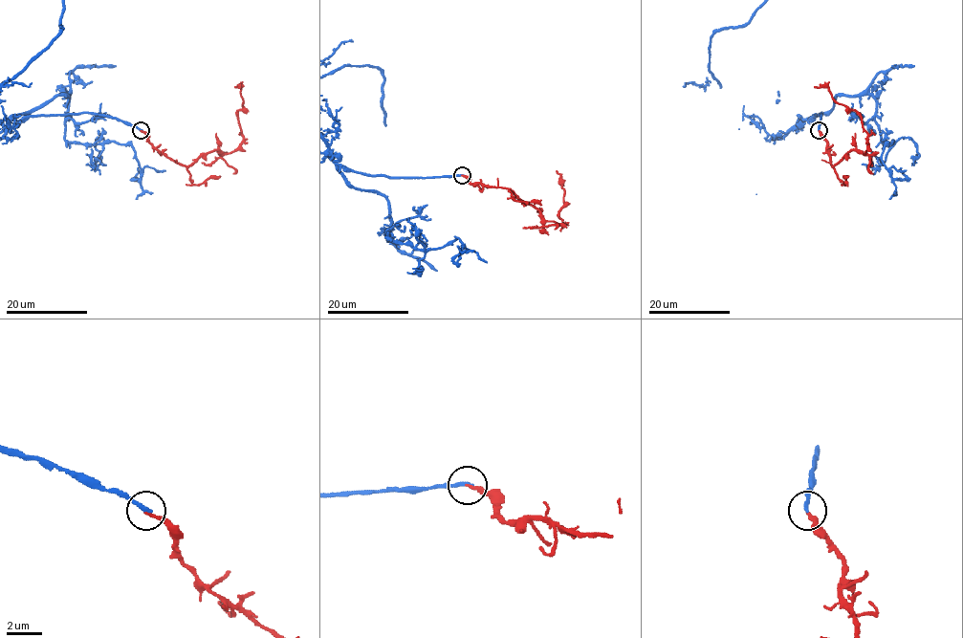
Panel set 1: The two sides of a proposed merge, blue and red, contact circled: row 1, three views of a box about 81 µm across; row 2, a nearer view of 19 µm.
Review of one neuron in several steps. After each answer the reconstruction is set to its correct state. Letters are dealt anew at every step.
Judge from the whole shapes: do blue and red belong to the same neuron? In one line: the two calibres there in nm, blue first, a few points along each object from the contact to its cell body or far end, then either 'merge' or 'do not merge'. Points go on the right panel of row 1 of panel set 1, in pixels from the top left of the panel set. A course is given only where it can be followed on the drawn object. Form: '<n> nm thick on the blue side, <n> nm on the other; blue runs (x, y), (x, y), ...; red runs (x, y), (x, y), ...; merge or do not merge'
240 nm thick on the blue side, 170 nm on the other; red runs (819, 130), (833, 165), (850, 150), (864, 154), (867, 149), (861, 116), (837, 101), (827, 88), (814, 86); merge

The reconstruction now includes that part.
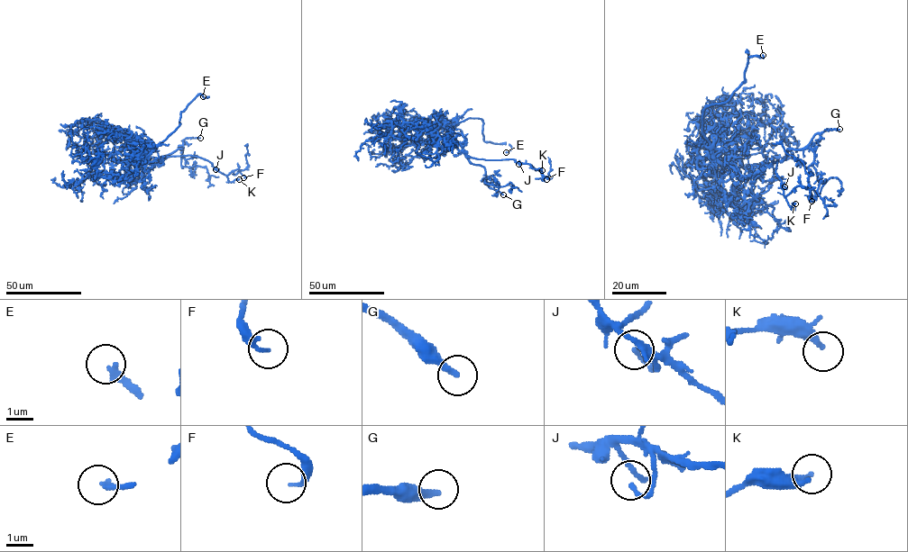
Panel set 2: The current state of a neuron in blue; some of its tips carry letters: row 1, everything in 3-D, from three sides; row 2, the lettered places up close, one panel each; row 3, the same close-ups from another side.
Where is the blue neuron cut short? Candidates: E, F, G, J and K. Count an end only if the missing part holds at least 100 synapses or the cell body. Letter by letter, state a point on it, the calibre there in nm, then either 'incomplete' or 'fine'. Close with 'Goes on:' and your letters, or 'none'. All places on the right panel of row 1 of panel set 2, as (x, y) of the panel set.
E: at (763, 55); 220 nm thick; incomplete
F: at (811, 201); 130 nm thick; fine
G: at (839, 129); 280 nm thick; incomplete
J: at (784, 186); 140 nm thick; fine
K: at (795, 203); 190 nm thick; fine
Goes on: E, G

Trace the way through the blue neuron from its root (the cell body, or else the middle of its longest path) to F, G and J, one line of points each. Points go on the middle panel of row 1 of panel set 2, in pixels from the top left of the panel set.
F: (451, 134), (466, 155), (485, 159), (513, 158), (530, 164), (546, 179)
G: (451, 134), (466, 158), (484, 168), (486, 184), (503, 194)
J: (451, 134), (463, 153), (471, 157), (513, 158), (518, 164)

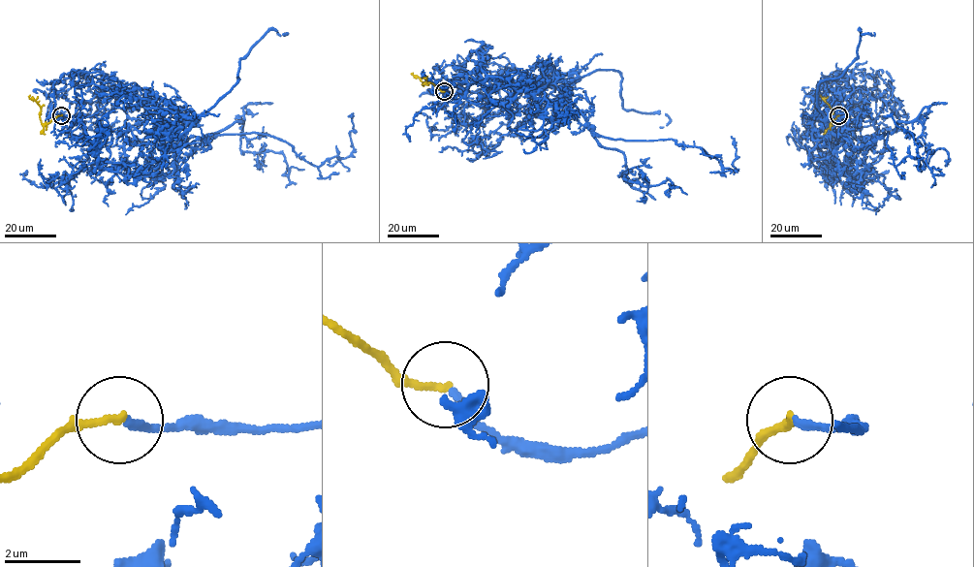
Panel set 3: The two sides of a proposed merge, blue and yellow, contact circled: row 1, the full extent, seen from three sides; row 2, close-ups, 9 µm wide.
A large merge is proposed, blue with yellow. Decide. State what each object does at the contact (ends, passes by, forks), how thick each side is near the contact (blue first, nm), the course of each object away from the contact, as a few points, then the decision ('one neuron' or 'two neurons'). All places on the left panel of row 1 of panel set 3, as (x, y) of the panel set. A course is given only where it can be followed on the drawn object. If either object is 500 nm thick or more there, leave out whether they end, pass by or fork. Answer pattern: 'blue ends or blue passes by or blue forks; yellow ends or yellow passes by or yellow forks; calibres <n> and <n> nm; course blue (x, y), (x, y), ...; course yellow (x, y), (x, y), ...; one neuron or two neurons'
blue ends; yellow ends; calibres 170 and 190 nm; course blue (62, 115), (95, 114), (119, 82), (168, 112), (185, 145), (261, 133), (319, 166), (353, 149), (348, 116); course yellow (61, 115), (43, 124), (41, 107), (30, 95); one neuron

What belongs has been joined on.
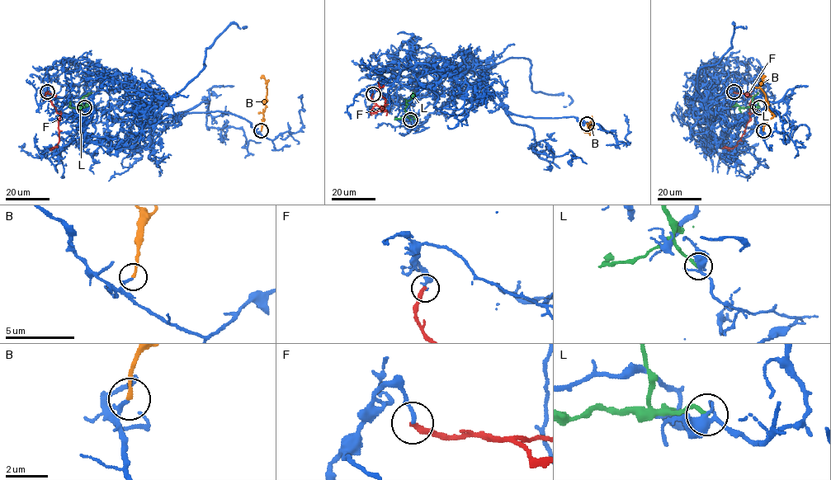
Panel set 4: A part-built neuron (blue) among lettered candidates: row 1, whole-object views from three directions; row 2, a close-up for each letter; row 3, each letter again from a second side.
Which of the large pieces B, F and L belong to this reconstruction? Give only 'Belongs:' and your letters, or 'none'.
Belongs: B

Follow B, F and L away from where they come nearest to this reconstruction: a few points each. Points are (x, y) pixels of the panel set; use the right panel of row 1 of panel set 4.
B: (763, 130), (764, 124), (773, 115), (768, 109), (768, 102), (760, 87), (763, 78)
F: (734, 91), (748, 93), (752, 97), (749, 120), (737, 144), (733, 148), (721, 148)
L: (758, 107), (732, 107)

